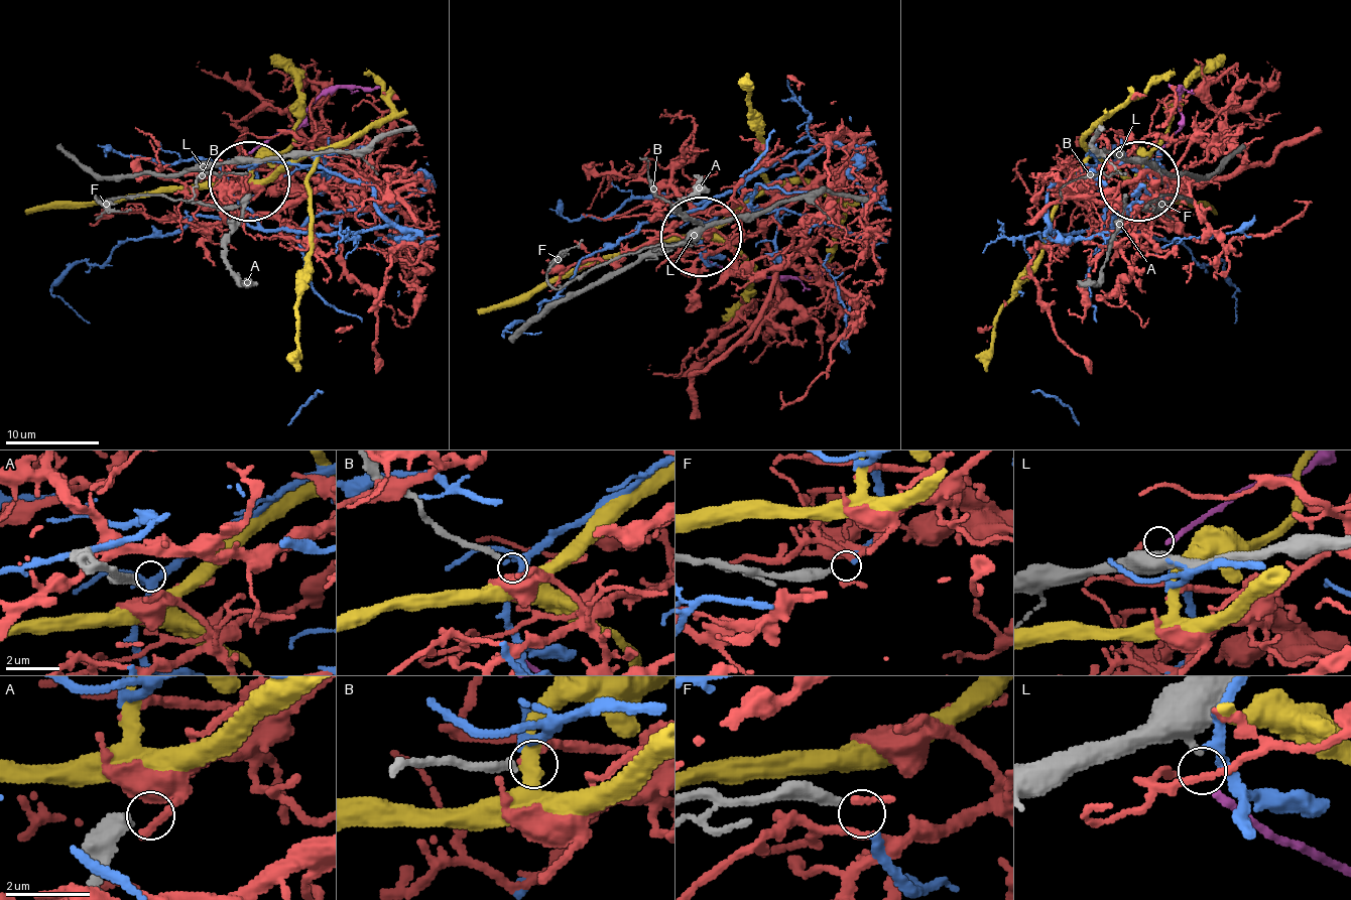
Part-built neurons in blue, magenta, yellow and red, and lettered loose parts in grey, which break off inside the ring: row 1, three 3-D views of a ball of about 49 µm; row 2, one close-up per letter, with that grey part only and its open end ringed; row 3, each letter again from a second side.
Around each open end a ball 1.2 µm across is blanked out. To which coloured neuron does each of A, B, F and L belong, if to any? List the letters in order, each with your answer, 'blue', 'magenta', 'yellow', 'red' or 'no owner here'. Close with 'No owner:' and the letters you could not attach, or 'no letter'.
A: no owner here
B: no owner here
F: blue
L: magenta
No owner: A, B

